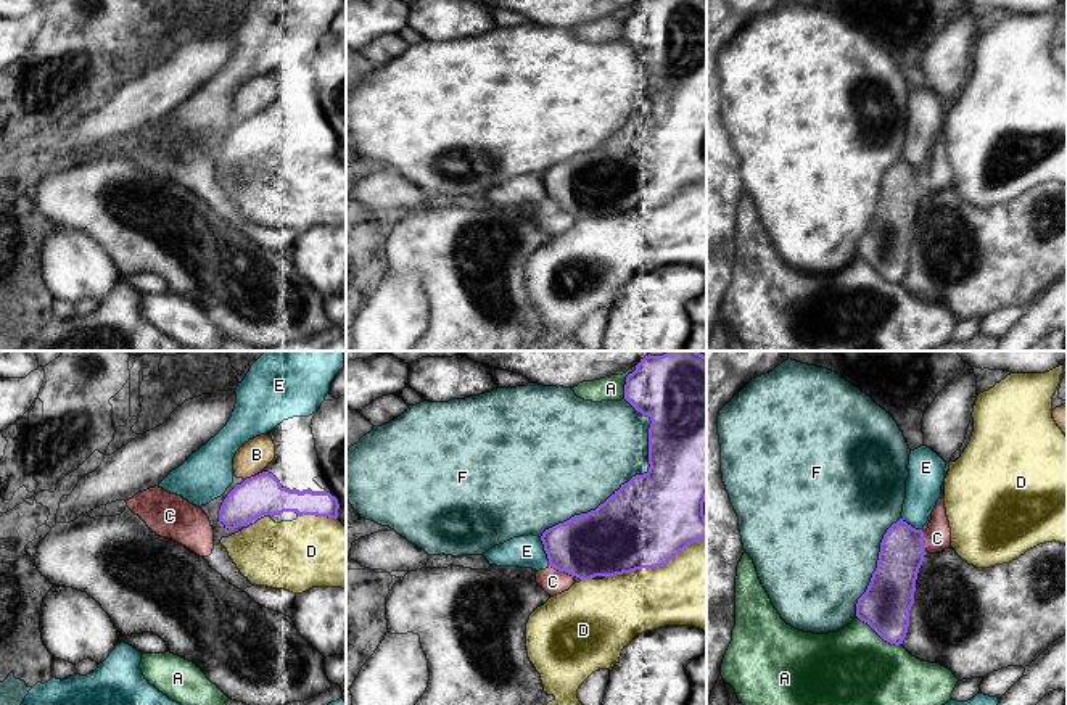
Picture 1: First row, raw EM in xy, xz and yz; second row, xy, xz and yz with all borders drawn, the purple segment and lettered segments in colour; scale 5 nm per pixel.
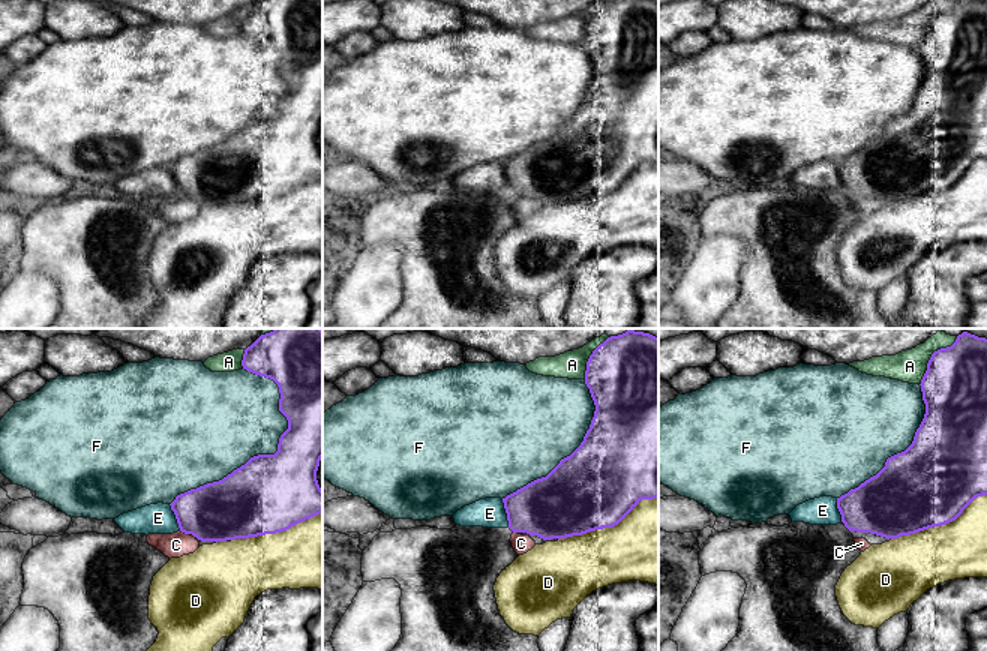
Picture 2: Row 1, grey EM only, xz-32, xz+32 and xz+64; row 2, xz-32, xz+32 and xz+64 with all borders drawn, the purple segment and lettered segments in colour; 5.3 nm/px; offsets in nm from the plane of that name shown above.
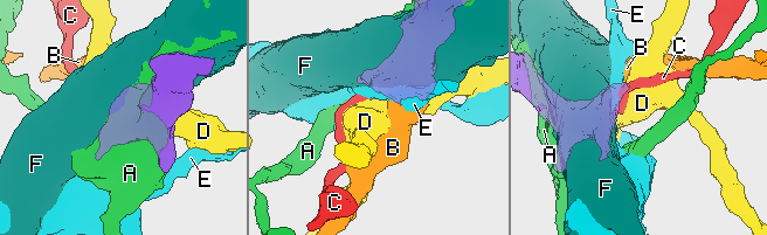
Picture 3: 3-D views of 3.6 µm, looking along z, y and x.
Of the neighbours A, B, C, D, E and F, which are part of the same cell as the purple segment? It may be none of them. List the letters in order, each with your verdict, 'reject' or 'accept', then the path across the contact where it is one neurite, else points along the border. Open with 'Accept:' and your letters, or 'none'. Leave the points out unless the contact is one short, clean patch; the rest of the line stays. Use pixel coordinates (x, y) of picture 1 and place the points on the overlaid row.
Accept: none
A: reject
B: reject
C: reject; border xz (549, 565), (573, 577)
D: reject
E: reject
F: reject

